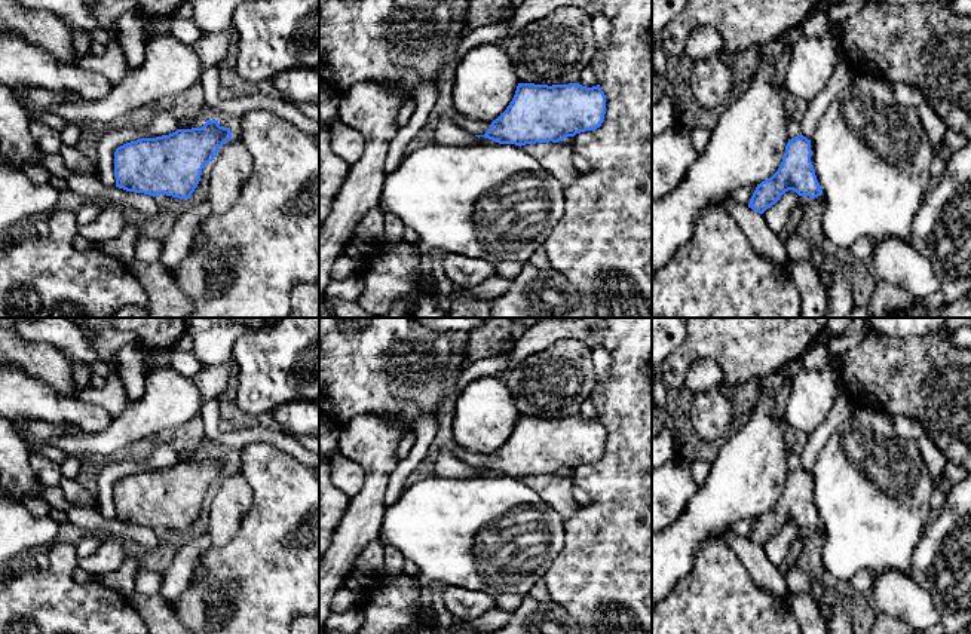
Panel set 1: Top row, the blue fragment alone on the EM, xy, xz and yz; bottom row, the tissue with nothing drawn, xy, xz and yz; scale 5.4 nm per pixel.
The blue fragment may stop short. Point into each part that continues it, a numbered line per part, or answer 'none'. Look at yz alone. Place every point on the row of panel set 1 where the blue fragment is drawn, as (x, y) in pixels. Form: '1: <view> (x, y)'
none

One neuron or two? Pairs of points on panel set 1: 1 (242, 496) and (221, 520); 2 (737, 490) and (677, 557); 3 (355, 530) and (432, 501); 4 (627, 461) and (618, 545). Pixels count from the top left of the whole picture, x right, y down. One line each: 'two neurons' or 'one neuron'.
1: one neuron
2: one neuron
3: two neurons
4: one neuron

